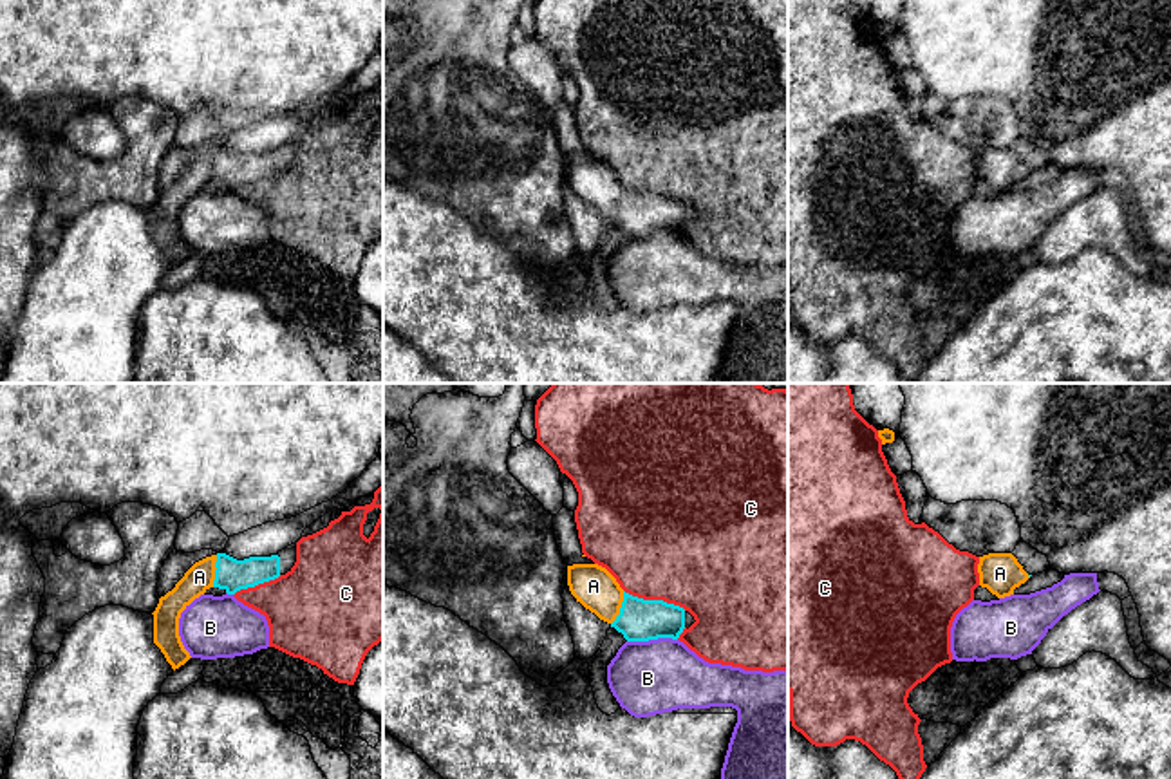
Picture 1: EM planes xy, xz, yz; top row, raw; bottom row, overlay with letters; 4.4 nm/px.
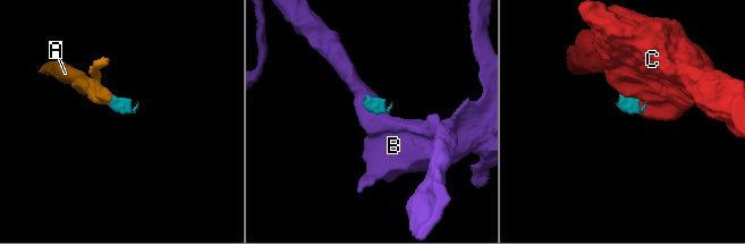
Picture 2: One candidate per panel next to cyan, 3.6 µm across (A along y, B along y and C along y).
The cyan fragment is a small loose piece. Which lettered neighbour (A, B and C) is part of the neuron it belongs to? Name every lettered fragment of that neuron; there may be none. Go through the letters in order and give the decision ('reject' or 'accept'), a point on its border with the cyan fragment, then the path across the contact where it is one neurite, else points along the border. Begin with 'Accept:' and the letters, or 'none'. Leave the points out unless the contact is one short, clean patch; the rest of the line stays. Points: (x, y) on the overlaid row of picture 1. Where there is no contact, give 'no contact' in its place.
Accept: A
A: accept; meets cyan in xz at (620, 608); runs through xz (640, 620), (620, 608), (593, 586)
B: reject; meets cyan in xz at (651, 638); border along xz (676, 638), (627, 642)
C: reject; meets cyan in xz at (655, 600); border along xz (624, 590), (644, 599), (662, 599), (685, 610)

